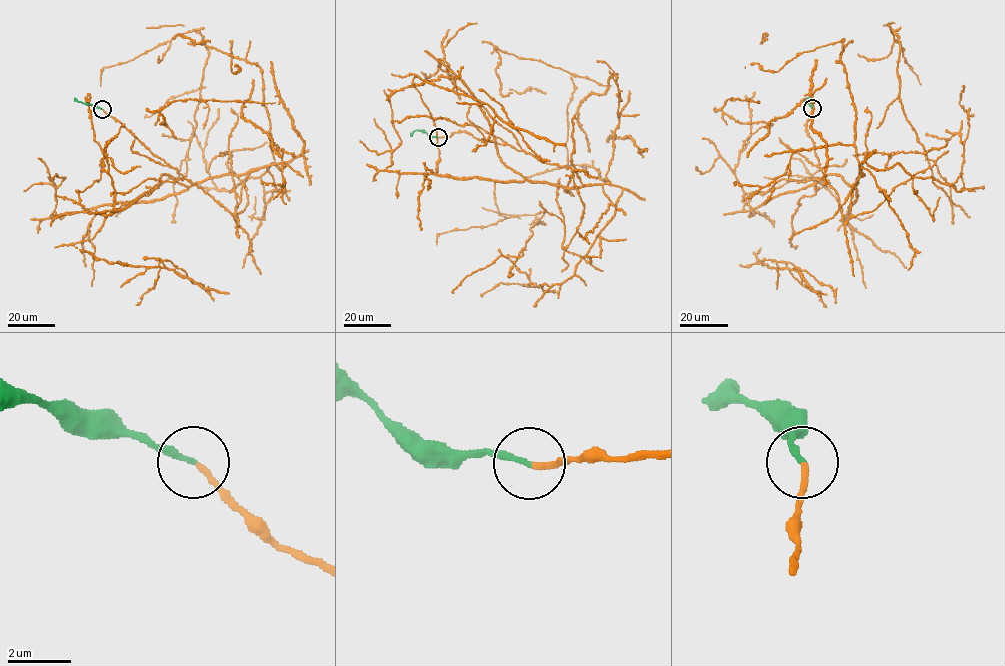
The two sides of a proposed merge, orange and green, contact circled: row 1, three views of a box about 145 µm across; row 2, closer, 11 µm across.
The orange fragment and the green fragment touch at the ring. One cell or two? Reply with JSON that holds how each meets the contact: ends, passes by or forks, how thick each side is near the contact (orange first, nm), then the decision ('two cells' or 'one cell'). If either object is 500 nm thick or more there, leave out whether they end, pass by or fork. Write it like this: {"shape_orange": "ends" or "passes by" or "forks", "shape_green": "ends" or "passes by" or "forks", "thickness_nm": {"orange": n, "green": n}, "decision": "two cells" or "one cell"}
{"shape_orange": "ends", "shape_green": "ends", "thickness_nm": {"orange": 180, "green": 180}, "decision": "one cell"}

